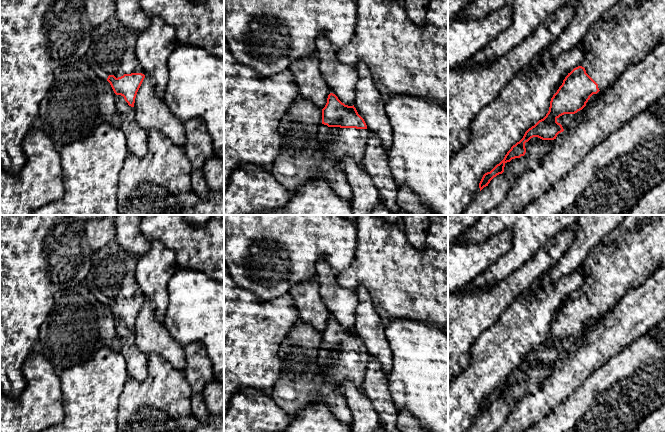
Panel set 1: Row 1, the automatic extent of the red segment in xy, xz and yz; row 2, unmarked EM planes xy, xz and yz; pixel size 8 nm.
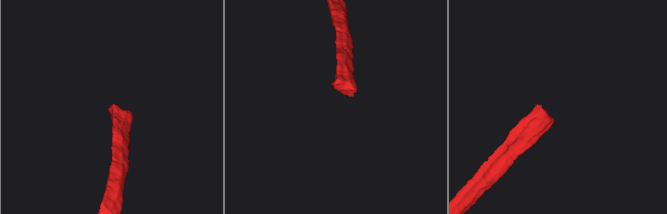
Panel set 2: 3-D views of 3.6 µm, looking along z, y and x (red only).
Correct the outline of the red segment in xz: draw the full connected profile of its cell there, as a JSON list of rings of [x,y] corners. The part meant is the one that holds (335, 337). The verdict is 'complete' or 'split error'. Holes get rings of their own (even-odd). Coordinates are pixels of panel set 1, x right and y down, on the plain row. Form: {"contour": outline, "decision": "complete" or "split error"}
{"contour": [[[330,317],[322,333],[322,347],[314,355],[316,368],[324,381],[344,390],[347,381],[363,391],[363,380],[371,357],[356,332],[342,327]]], "decision": "split error"}

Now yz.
{"contour": [[[627,215],[589,251],[582,264],[584,282],[578,291],[568,297],[551,322],[548,337],[525,356],[523,362],[511,371],[499,388],[483,399],[479,407],[480,415],[488,410],[494,401],[504,396],[507,386],[525,379],[525,367],[531,362],[556,363],[557,359],[564,355],[562,349],[557,346],[560,340],[582,334],[593,318],[612,308],[622,295],[645,282],[662,264],[665,264],[665,215]]], "decision": "split error"}

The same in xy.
{"contour": [[[113,240],[92,252],[91,267],[83,284],[95,300],[108,305],[114,317],[123,320],[131,331],[134,331],[137,316],[145,302],[144,294],[135,279],[137,260]]], "decision": "split error"}

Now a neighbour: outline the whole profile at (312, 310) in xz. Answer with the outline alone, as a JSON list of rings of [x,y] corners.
[[[316,279],[303,281],[289,290],[300,314],[300,319],[323,333],[330,313],[320,296],[320,286]]]

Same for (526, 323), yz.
[[[581,265],[546,289],[541,289],[537,280],[511,304],[495,326],[480,335],[471,347],[468,366],[448,382],[448,432],[469,430],[480,416],[479,407],[483,399],[499,388],[511,371],[523,362],[525,356],[546,340],[551,322],[565,301],[579,290],[584,276]]]

